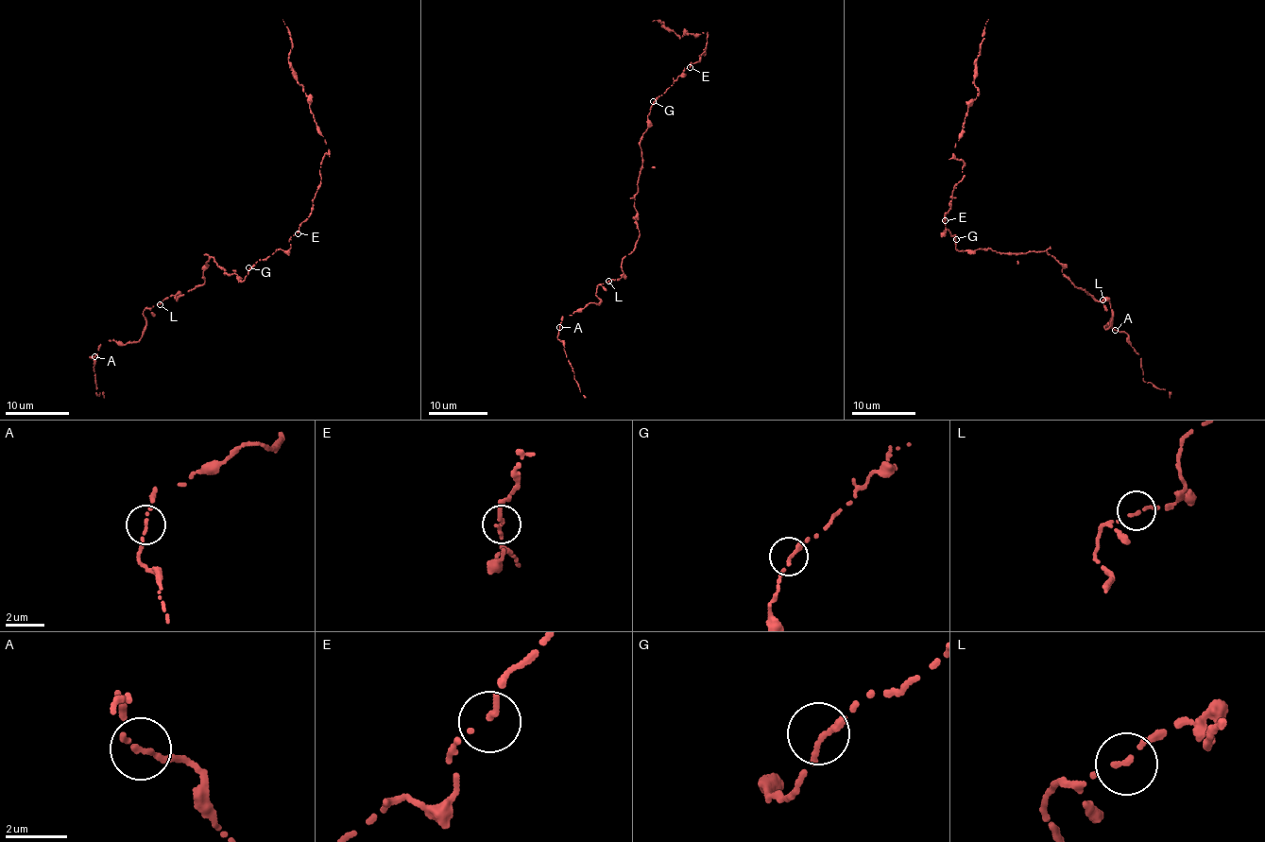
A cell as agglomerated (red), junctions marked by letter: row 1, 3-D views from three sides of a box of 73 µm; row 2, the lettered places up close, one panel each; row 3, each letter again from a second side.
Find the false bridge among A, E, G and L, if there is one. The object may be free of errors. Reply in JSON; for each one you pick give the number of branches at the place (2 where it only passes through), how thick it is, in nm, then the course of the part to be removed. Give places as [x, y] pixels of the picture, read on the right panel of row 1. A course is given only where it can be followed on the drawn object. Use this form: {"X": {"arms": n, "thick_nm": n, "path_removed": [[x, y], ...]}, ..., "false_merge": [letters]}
{"false_merge": []}

